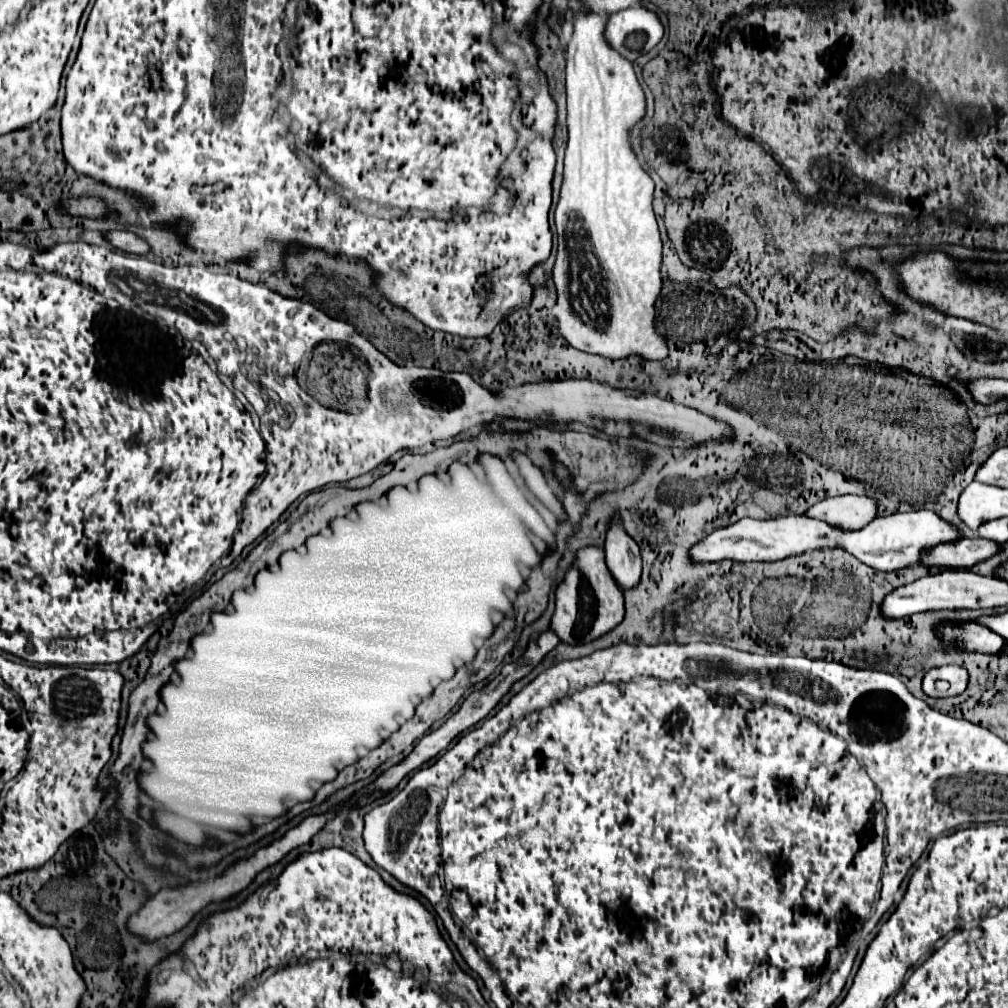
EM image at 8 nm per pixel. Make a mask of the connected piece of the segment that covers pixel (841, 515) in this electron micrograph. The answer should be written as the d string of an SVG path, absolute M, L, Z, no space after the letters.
M838 495L816 503L806 515L830 521L830 525L842 525L844 529L862 529L878 517L878 507L868 495Z

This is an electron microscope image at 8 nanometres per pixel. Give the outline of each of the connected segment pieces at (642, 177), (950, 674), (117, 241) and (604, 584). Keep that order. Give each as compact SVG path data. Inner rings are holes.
M578 13L572 19L574 35L566 57L566 105L568 105L568 147L564 157L564 181L554 211L558 231L558 253L552 269L556 285L554 323L558 333L578 351L600 355L612 361L636 355L644 361L668 357L668 345L654 327L654 305L662 291L662 241L652 211L654 181L640 167L630 147L630 127L644 117L644 91L634 67L602 41L606 15Z
M944 665L944 667L934 667L924 675L924 691L930 697L954 697L960 695L968 685L968 671L964 667L956 665ZM938 681L948 683L948 689L940 691L936 687Z
M108 231L106 239L114 247L118 247L126 253L136 253L136 255L148 255L150 253L150 245L146 243L146 239L130 233L130 231Z
M582 547L576 551L572 567L566 571L564 581L556 589L556 611L552 615L552 629L562 643L580 645L590 643L612 631L624 619L624 597L616 579L604 563L602 547Z

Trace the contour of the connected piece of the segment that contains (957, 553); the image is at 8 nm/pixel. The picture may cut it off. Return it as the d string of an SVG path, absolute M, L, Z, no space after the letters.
M974 537L974 539L962 539L958 545L938 545L934 553L930 555L930 561L926 565L940 565L940 567L950 567L950 569L970 569L980 561L986 561L1000 553L998 543Z

